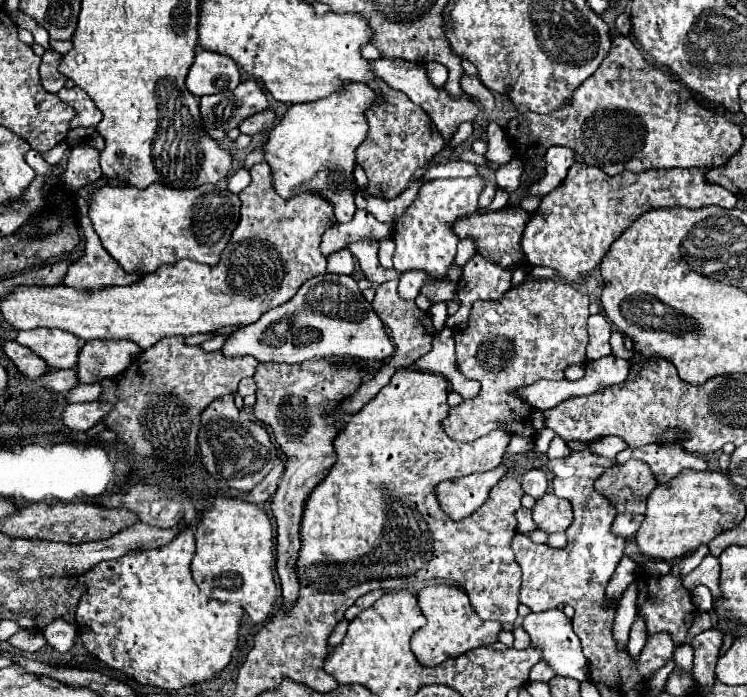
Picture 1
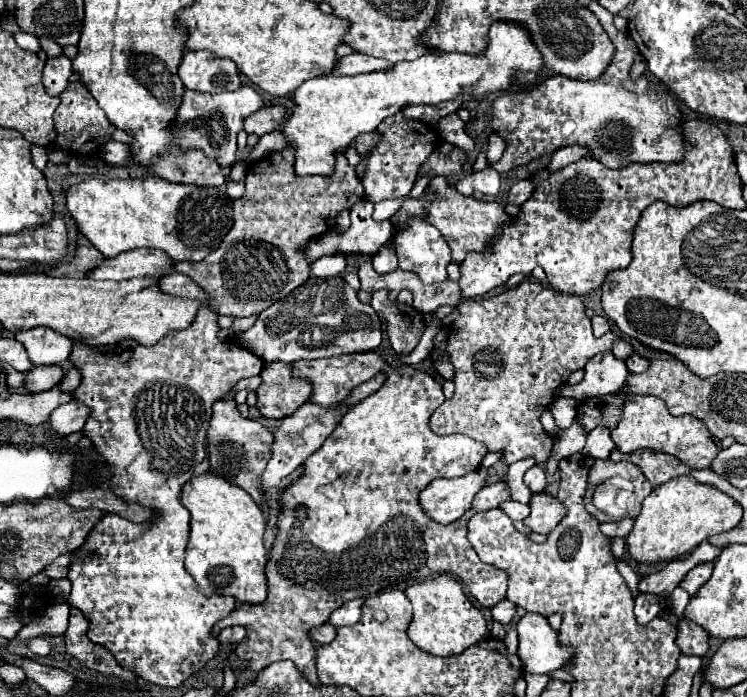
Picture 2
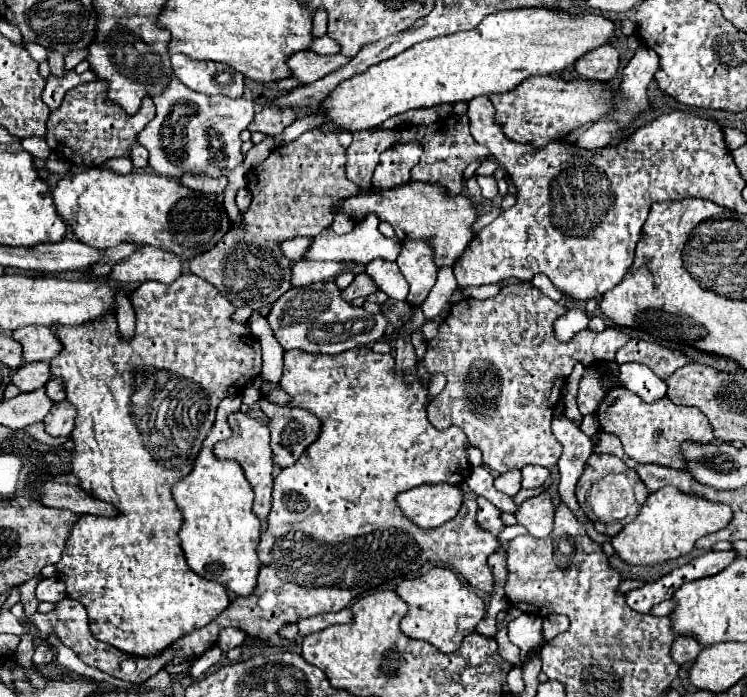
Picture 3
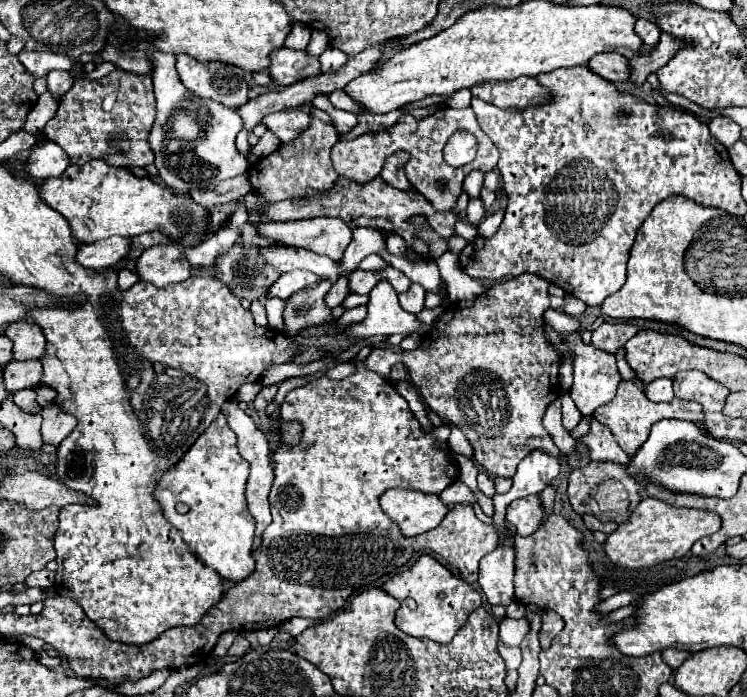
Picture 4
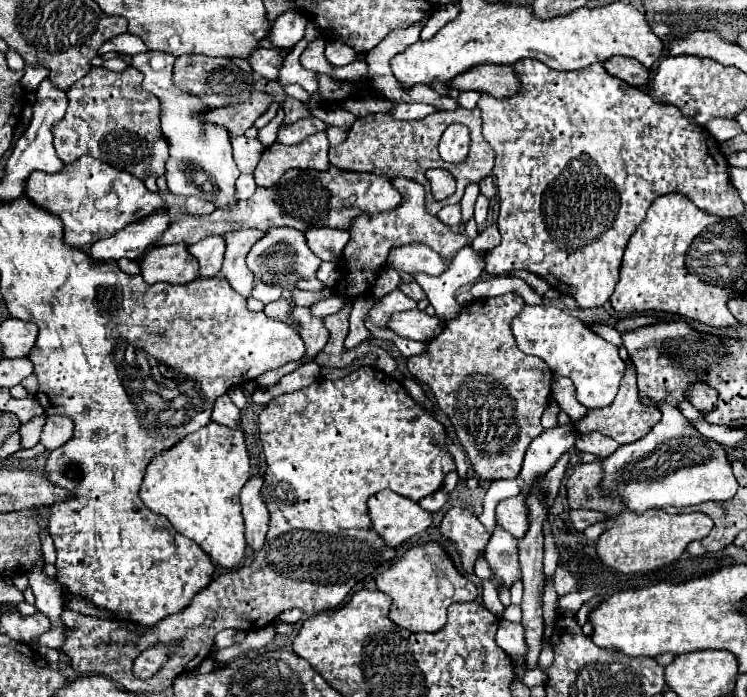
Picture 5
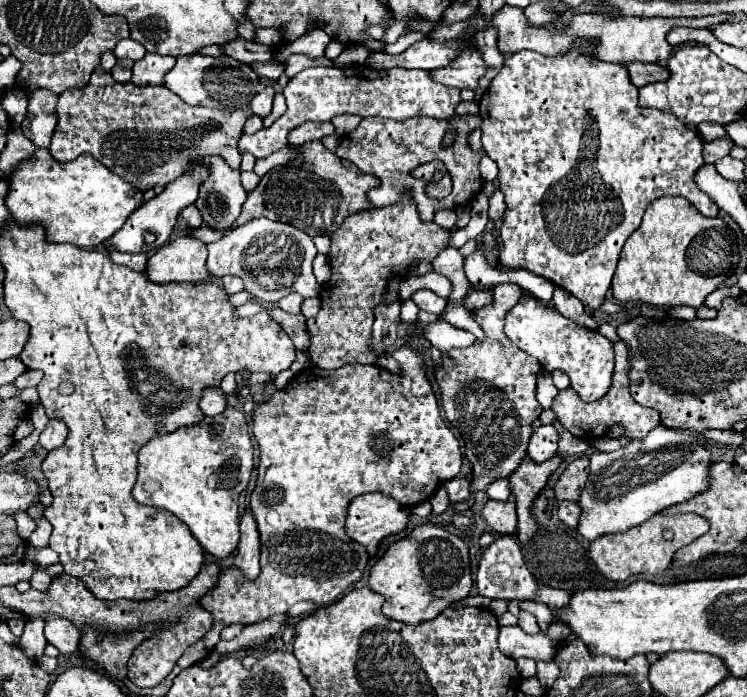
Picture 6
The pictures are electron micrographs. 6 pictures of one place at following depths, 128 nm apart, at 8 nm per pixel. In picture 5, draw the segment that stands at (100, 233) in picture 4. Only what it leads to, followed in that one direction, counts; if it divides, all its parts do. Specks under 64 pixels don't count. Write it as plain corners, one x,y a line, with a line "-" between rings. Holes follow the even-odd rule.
82,156
56,174
32,172
26,180
24,196
62,220
64,242
74,248
90,248
96,240
110,238
124,226
164,206
160,194
148,192
142,180
136,180
92,156

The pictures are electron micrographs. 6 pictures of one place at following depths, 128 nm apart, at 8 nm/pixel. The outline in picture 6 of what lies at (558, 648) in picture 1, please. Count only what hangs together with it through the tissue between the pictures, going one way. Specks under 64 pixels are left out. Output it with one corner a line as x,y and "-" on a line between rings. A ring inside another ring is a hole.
500,626
498,648
508,658
532,658
532,660
552,660
556,654
556,642
552,642
546,634
526,634
520,626

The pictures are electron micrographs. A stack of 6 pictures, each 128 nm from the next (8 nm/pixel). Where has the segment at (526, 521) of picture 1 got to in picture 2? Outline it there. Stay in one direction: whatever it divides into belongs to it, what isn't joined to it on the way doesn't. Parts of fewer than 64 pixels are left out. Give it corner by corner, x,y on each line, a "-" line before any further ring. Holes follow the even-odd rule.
512,500
502,502
500,508
502,508
512,520
524,520
524,518
528,516
528,512
530,512
530,508
528,508
526,504
518,504
518,502
512,502

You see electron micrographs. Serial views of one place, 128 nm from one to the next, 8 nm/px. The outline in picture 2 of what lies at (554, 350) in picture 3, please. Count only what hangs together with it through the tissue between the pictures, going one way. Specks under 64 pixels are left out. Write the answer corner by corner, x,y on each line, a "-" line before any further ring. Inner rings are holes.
524,280
516,288
488,294
480,298
468,298
460,302
458,318
450,326
446,356
454,366
454,396
444,400
440,408
434,410
430,418
430,428
434,434
446,434
446,428
456,428
482,442
488,452
500,452
500,462
512,464
516,460
534,458
536,464
546,464
550,460
554,438
540,424
540,416
548,410
542,400
556,400
558,386
564,386
574,370
586,366
586,362
598,352
610,352
612,344
620,338
616,332
596,338
590,328
590,320
584,316
584,304
578,296
558,294
536,280

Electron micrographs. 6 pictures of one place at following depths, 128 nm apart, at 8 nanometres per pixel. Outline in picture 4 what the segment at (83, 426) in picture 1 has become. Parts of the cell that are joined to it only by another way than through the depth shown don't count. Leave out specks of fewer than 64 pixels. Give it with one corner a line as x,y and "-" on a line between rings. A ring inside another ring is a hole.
48,406
44,408
42,412
42,438
44,438
44,444
52,444
52,446
58,446
64,438
68,438
74,428
76,428
76,418
56,406

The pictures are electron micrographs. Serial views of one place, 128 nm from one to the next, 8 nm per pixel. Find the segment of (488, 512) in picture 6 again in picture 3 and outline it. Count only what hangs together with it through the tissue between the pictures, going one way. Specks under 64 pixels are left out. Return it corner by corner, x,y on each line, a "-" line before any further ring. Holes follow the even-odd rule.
542,492
534,498
524,500
518,510
516,510
516,522
522,524
528,534
542,538
552,532
552,516
554,516
554,506
550,500
548,492

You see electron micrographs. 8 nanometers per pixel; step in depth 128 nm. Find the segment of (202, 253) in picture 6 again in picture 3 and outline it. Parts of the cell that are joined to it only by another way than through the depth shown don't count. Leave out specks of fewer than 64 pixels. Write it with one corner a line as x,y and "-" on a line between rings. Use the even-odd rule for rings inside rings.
140,248
134,256
122,260
114,266
110,278
118,278
122,284
142,284
148,280
156,280
162,284
172,284
182,274
182,260
160,248

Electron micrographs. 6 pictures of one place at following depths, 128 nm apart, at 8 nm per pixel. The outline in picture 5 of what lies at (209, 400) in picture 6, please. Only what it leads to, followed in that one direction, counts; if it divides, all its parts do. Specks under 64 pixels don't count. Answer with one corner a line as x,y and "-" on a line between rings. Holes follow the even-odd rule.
226,394
218,396
212,408
212,420
218,424
226,424
226,426
238,426
240,410
238,406
234,406
234,402

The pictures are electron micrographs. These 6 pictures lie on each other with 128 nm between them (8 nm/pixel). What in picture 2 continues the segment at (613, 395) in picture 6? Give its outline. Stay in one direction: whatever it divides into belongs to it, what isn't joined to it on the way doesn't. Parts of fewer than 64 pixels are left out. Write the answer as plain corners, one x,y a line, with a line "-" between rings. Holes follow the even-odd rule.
626,394
624,404
620,408
620,422
612,430
612,440
620,452
636,452
636,450
654,450
654,452
664,452
674,458
678,458
682,464
702,470
710,466
710,460
716,456
718,448
704,426
704,422
696,420
690,414
684,416
672,416
664,404
664,400
656,396
642,396
642,394

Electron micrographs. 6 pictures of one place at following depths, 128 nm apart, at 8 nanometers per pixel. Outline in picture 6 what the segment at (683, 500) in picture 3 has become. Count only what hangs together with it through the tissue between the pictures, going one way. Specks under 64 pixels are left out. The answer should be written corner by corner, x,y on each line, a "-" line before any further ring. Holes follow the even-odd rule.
656,514
628,532
596,538
590,544
590,558
594,560
600,574
614,582
624,582
636,574
652,574
652,576
662,574
668,568
674,552
706,534
708,528
710,528
708,522
696,514
678,514
678,516

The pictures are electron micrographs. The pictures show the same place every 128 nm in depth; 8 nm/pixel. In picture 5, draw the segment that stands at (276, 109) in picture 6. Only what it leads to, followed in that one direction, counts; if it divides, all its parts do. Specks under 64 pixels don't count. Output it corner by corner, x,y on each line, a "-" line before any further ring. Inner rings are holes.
278,108
276,118
274,118
270,124
266,124
264,128
260,128
260,132
258,132
258,140
260,140
266,148
274,144
274,140
276,140
276,132
278,132
278,126
280,126
282,116
284,116
284,114
282,114
282,108

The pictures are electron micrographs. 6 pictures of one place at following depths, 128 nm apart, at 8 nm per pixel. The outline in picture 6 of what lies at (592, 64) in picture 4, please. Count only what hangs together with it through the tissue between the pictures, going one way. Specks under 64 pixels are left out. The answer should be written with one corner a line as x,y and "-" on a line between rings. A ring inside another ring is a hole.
628,64
626,68
628,68
630,80
636,88
656,84
656,82
666,82
670,78
668,68
664,68
660,64

